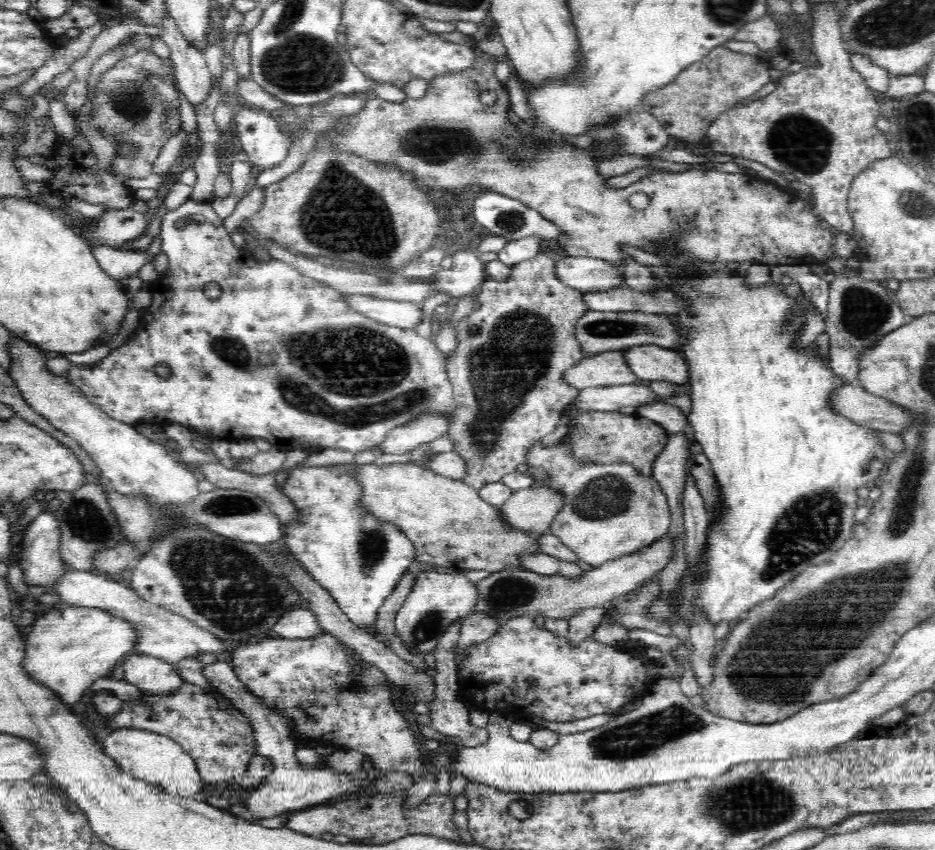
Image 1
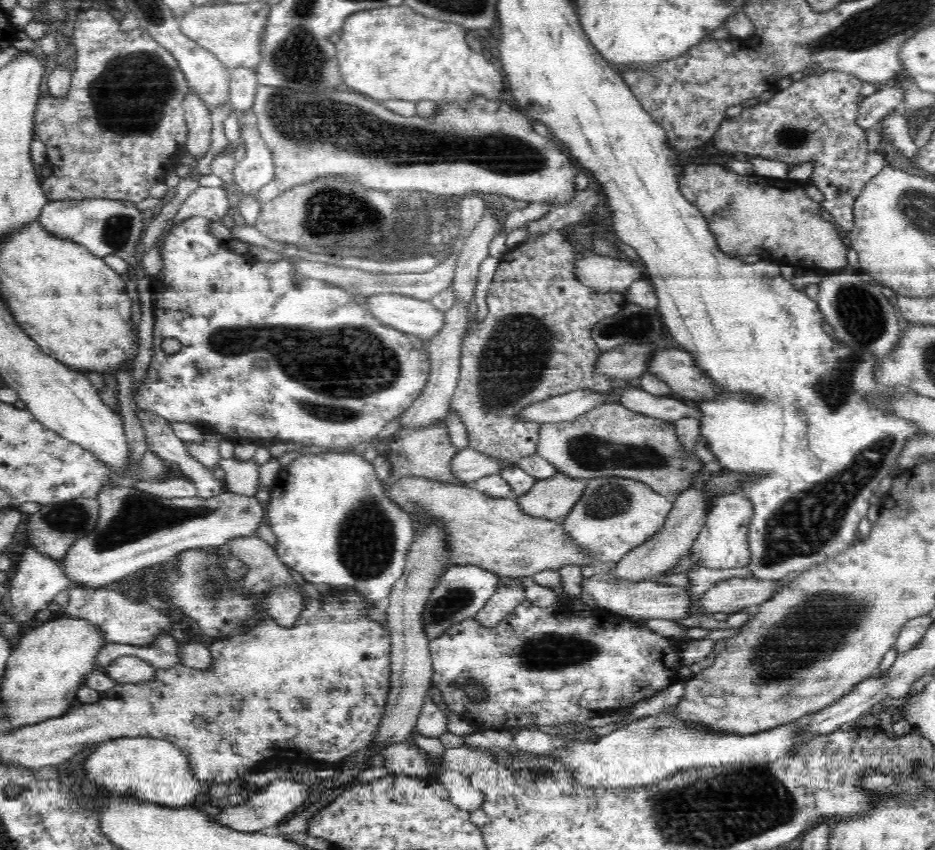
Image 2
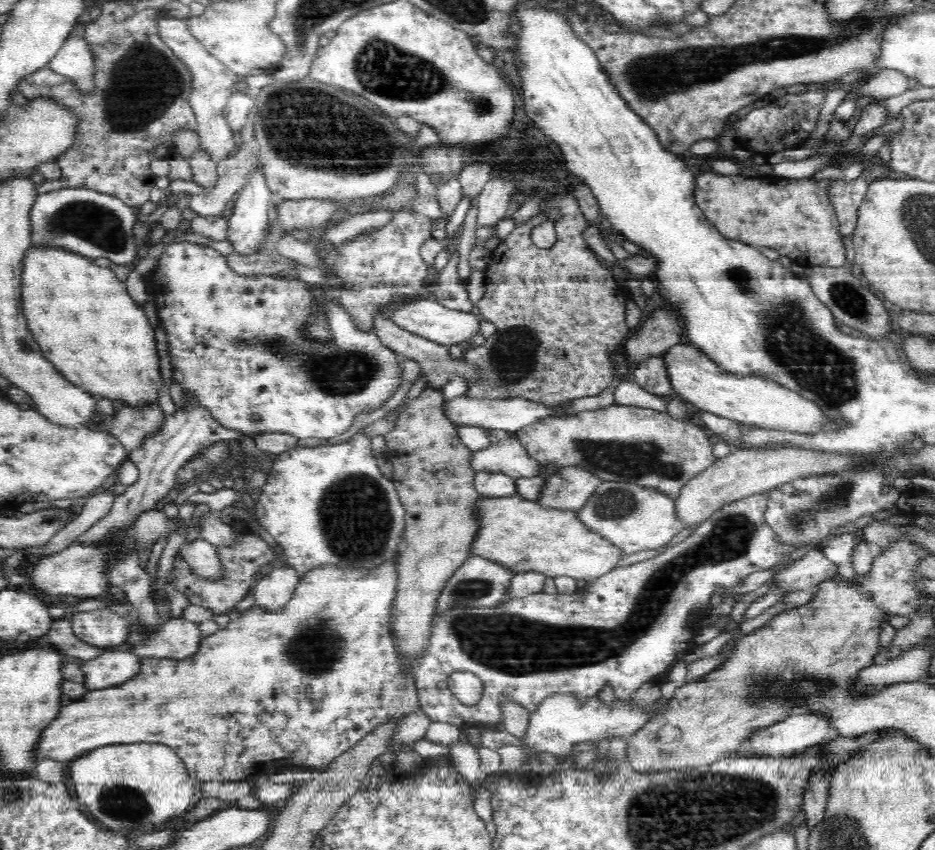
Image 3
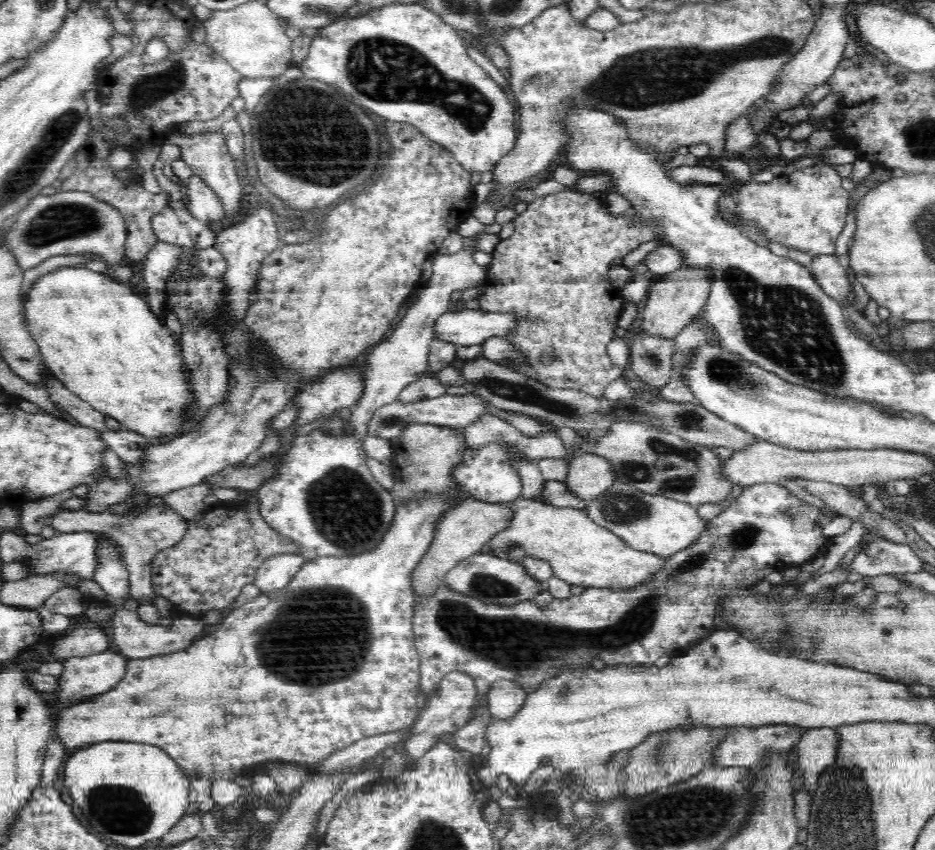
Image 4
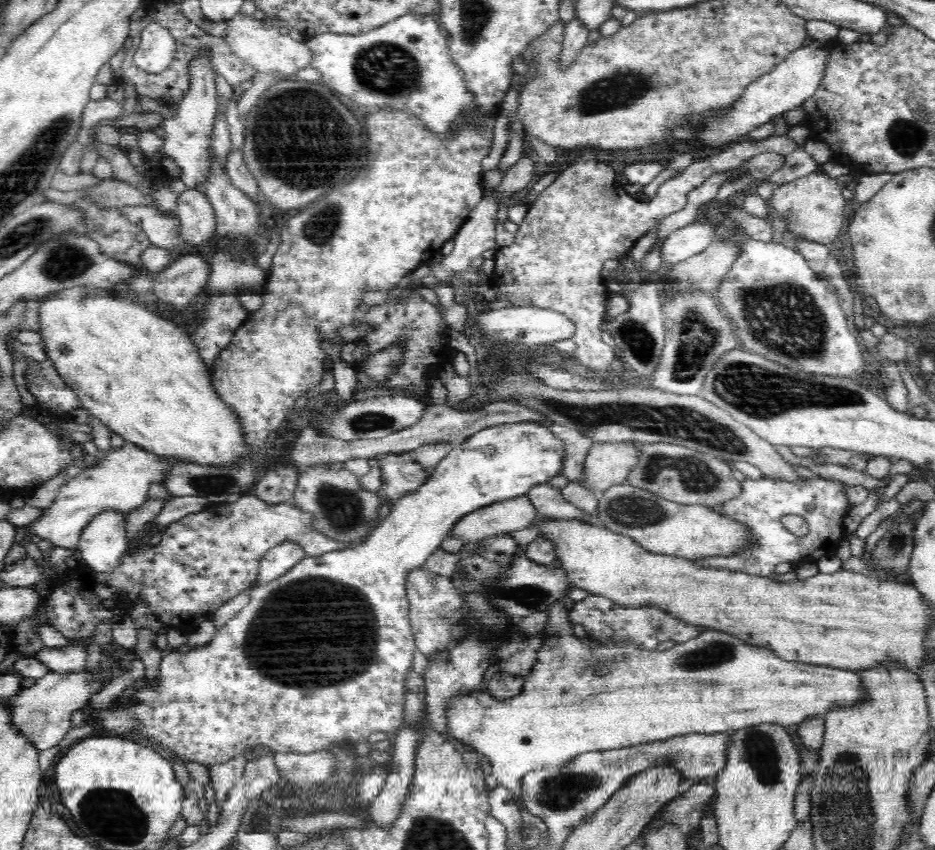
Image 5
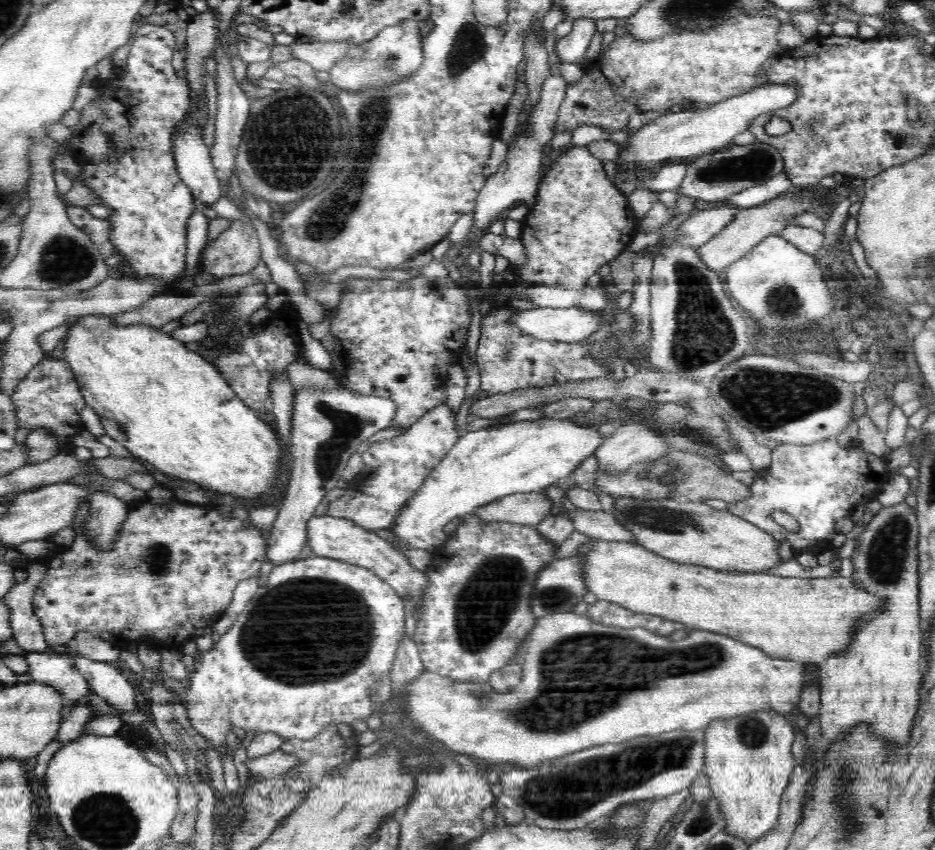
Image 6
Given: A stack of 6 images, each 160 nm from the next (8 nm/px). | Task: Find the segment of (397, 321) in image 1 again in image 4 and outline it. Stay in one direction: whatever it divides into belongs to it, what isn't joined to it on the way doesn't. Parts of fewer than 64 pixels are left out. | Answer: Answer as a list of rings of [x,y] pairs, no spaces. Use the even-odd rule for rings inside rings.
[[[481,309],[446,311],[434,322],[434,336],[457,346],[484,344],[492,336],[516,336],[524,315],[514,312],[484,312]]]

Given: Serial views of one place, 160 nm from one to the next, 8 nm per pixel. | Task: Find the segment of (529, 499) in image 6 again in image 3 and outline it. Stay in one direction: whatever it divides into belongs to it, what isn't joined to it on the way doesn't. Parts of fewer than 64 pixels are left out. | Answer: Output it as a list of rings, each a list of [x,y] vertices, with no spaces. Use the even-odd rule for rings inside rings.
[[[428,386],[424,389],[420,396],[413,400],[407,409],[399,416],[399,419],[396,421],[394,428],[387,432],[383,437],[386,441],[386,450],[384,451],[383,458],[390,461],[392,464],[392,479],[395,489],[397,490],[400,502],[404,509],[406,509],[406,526],[404,532],[404,543],[403,549],[401,550],[399,557],[399,566],[397,568],[397,596],[395,598],[395,607],[393,608],[393,623],[392,623],[392,632],[394,632],[394,637],[398,641],[398,651],[406,657],[410,657],[414,661],[414,668],[412,671],[416,671],[417,658],[421,653],[421,650],[426,646],[428,636],[431,628],[431,620],[434,618],[437,609],[438,597],[441,595],[441,592],[446,587],[448,580],[456,573],[456,570],[466,562],[470,557],[470,551],[473,548],[473,544],[477,540],[478,532],[482,528],[482,523],[480,523],[480,495],[478,491],[473,486],[474,472],[470,468],[470,457],[473,455],[473,451],[470,450],[467,446],[462,444],[462,441],[457,433],[457,426],[450,422],[450,419],[446,418],[446,415],[443,414],[441,406],[443,404],[443,391],[441,389],[433,389]]]

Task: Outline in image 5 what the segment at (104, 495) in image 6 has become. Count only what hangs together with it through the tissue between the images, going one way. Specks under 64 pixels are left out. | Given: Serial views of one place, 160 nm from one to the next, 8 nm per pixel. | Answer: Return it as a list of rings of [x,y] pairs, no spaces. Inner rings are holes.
[[[104,510],[82,530],[77,550],[83,561],[97,572],[110,572],[123,560],[127,550],[124,512]]]

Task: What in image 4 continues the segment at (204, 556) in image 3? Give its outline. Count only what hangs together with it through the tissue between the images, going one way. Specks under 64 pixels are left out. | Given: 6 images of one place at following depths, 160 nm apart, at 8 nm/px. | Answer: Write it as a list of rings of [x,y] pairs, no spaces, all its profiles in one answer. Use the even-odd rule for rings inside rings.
[[[164,504],[152,505],[146,512],[133,516],[133,514],[116,515],[110,511],[84,512],[80,510],[78,512],[62,508],[53,517],[45,517],[41,521],[44,525],[54,527],[60,533],[86,531],[104,533],[112,537],[121,547],[124,556],[124,563],[129,573],[130,598],[136,599],[139,603],[136,614],[145,624],[158,624],[162,616],[154,606],[154,598],[157,594],[151,583],[152,562],[163,549],[173,548],[183,540],[188,521],[176,509]]]

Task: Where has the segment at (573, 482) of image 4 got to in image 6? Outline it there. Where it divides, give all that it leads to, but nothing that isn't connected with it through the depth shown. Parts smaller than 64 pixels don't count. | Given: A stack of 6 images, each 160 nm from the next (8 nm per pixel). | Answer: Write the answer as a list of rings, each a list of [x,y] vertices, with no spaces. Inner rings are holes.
[[[628,420],[617,428],[596,450],[600,469],[623,471],[632,464],[658,459],[670,450],[666,441],[641,422]]]

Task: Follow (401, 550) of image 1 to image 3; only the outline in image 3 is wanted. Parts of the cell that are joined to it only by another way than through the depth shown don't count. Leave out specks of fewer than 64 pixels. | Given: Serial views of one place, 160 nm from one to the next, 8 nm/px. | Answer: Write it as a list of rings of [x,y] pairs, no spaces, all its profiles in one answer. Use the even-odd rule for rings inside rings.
[[[356,434],[344,444],[310,442],[280,453],[273,461],[261,491],[256,502],[256,518],[260,518],[260,525],[285,549],[286,563],[298,574],[322,565],[370,570],[392,560],[402,550],[406,509],[400,502],[394,483],[378,469],[368,434]]]

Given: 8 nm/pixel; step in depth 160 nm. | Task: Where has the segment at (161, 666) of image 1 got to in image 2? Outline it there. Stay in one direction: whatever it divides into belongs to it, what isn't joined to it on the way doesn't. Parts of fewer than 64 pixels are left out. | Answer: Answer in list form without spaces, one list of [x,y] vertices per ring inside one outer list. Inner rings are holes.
[[[132,654],[116,658],[104,674],[118,683],[138,683],[152,680],[155,666]]]

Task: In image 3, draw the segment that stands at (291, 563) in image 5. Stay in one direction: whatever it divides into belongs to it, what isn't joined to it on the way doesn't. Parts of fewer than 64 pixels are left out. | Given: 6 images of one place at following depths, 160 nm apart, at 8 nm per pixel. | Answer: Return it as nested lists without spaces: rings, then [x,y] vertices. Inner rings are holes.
[[[274,567],[268,576],[260,577],[254,586],[254,606],[279,612],[291,600],[300,580],[300,574],[293,567]]]

